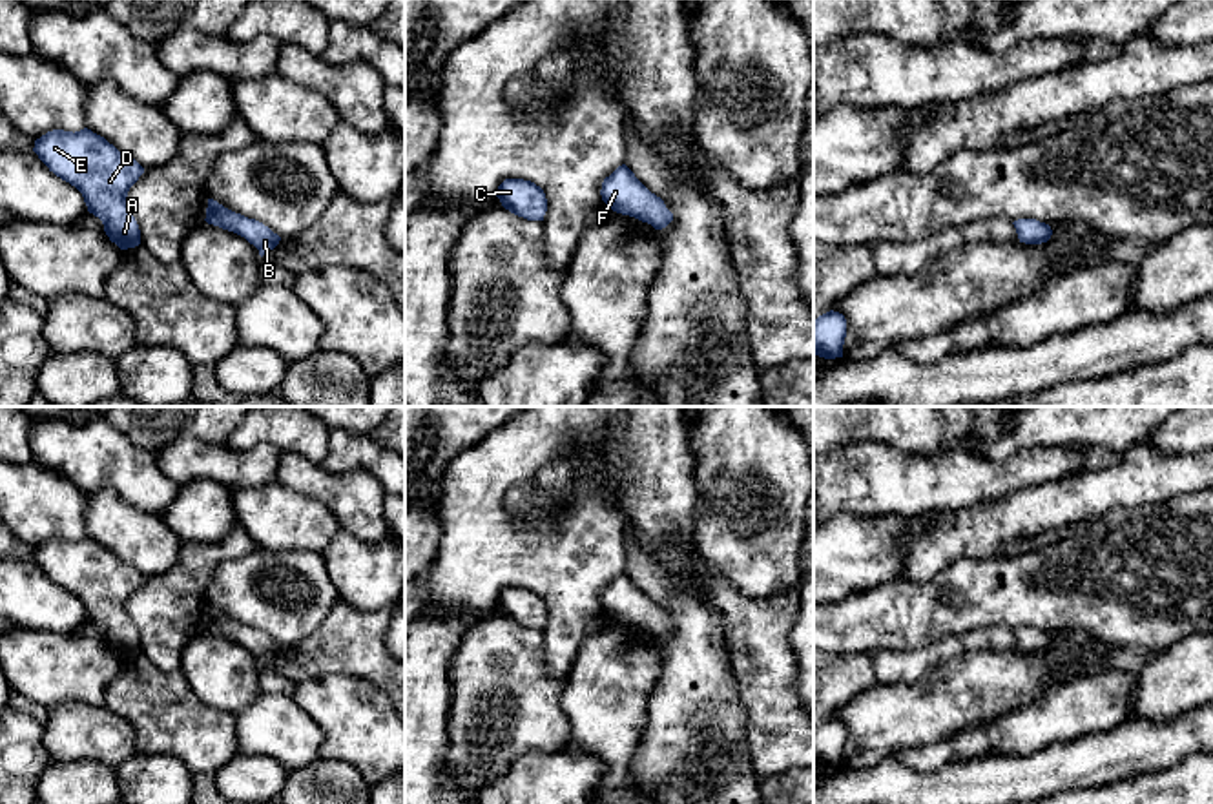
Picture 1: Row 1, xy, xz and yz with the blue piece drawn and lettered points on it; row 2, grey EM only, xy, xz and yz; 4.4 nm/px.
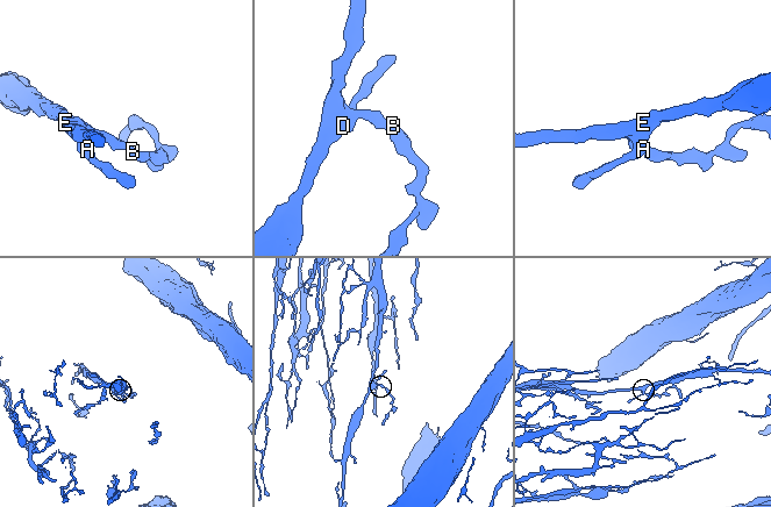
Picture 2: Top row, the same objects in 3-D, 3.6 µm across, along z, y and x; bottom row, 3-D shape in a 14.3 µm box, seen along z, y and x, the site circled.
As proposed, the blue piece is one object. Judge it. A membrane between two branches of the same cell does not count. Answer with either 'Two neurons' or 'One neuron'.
One neuron

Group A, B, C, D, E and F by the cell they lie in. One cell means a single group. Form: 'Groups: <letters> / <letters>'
Groups: A B C D E F

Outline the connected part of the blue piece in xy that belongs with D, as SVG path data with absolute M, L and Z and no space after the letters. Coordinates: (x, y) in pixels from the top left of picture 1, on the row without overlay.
M88 536L75 541L47 540L35 549L33 560L49 580L82 602L88 620L102 629L111 651L120 658L140 653L140 638L130 620L128 600L144 576L133 565Z

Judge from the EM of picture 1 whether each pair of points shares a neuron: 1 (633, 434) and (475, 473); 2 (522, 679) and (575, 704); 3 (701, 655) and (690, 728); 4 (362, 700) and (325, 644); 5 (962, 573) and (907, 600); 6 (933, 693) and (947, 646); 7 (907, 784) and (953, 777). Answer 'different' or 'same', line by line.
1: different
2: different
3: same
4: different
5: same
6: different
7: same

